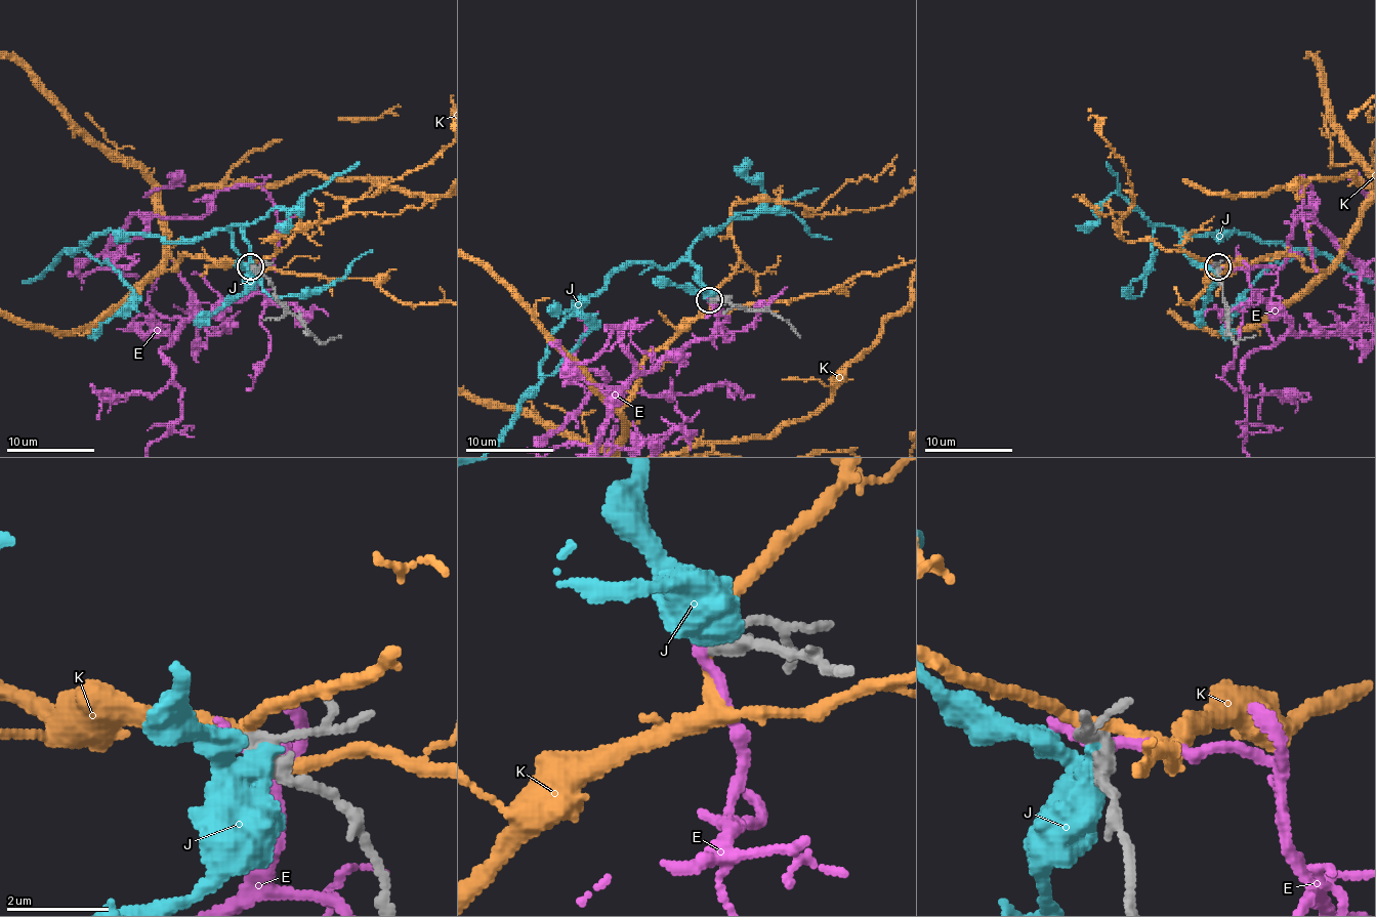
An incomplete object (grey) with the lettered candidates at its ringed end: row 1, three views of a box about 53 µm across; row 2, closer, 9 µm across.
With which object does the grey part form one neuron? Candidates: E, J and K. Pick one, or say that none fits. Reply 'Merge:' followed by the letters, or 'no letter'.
Merge: no letter

